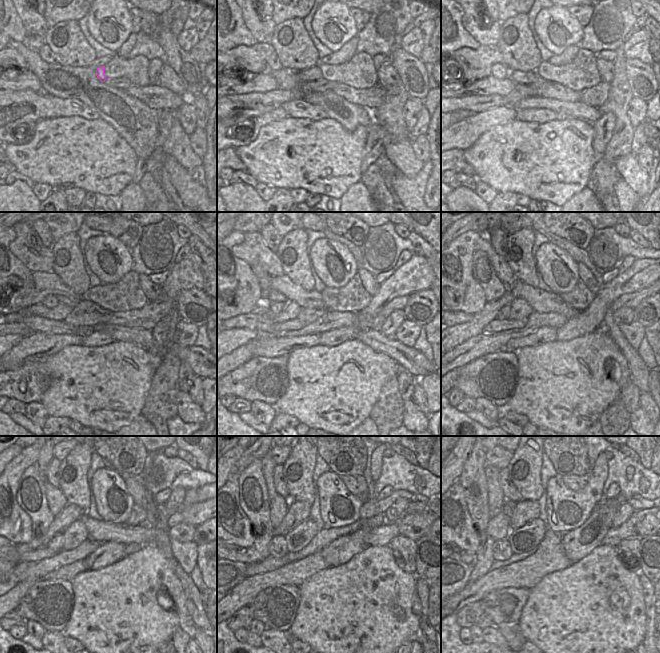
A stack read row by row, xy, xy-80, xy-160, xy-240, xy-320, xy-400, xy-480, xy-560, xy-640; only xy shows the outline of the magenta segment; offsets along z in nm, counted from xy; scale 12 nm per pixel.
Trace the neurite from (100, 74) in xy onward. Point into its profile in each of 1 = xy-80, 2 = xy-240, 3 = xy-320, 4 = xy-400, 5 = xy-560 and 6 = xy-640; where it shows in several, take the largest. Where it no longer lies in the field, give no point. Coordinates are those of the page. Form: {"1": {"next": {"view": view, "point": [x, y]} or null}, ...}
{"1": {"next": {"view": "xy-80", "point": [313, 74]}}, "2": {"next": {"view": "xy-240", "point": [61, 299]}}, "3": {"next": {"view": "xy-320", "point": [263, 277]}}, "4": {"next": {"view": "xy-400", "point": [482, 270]}}, "5": {"next": {"view": "xy-560", "point": [253, 495]}}, "6": {"next": {"view": "xy-640", "point": [473, 478]}}}

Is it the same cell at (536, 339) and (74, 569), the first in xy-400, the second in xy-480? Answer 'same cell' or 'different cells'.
different cells

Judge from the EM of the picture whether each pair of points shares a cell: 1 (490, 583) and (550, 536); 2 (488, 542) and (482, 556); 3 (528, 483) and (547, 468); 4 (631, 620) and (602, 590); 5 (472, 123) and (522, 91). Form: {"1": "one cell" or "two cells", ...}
{"1": "one cell", "2": "one cell", "3": "two cells", "4": "one cell", "5": "two cells"}

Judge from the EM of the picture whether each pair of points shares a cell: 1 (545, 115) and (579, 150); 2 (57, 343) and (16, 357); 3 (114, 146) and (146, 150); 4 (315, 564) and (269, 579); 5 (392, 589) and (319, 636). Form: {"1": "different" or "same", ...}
{"1": "different", "2": "same", "3": "different", "4": "same", "5": "same"}

